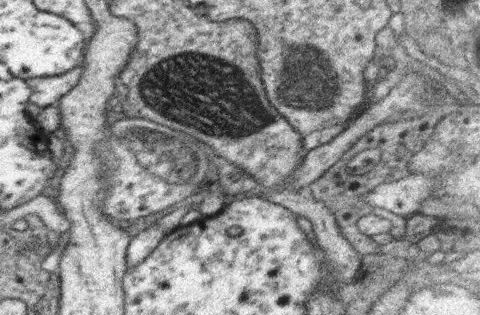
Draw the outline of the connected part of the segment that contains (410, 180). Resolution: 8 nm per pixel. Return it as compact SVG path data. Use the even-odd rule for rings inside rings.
M411 173L397 181L374 187L367 202L404 218L418 212L420 202L430 196L434 178Z

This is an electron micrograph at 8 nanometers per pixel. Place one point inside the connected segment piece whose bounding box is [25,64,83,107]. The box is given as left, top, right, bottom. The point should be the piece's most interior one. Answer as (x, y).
(46, 90)

